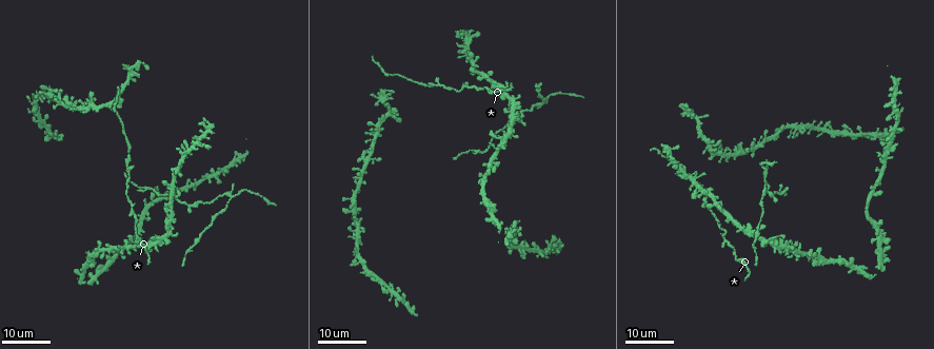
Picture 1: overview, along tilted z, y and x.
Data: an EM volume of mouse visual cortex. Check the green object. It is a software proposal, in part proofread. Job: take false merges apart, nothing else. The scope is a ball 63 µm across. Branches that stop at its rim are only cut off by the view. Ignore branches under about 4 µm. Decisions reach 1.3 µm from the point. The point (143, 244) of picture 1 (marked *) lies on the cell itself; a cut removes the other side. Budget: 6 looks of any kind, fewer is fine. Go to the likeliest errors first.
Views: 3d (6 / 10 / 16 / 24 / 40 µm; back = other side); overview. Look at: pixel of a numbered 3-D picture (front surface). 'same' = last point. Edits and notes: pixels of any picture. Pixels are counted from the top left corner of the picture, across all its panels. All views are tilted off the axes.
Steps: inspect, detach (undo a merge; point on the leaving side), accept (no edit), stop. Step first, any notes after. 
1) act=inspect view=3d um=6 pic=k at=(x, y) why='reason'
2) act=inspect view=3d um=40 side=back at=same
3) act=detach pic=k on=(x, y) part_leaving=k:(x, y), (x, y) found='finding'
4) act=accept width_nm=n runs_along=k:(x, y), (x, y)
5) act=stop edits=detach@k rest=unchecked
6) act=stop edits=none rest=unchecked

act=inspect view=3d um=24 pic=1 at=(768, 173) why='looks like a crossing'

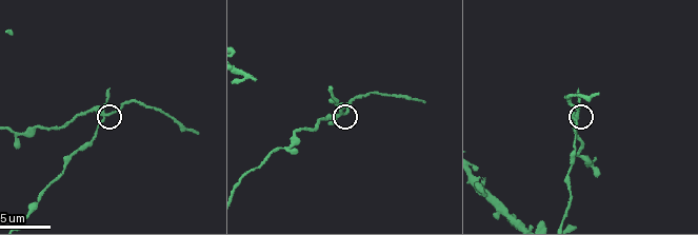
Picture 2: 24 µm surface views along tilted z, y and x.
act=inspect view=3d um=10 pic=2 at=(576, 117) why='closer look'

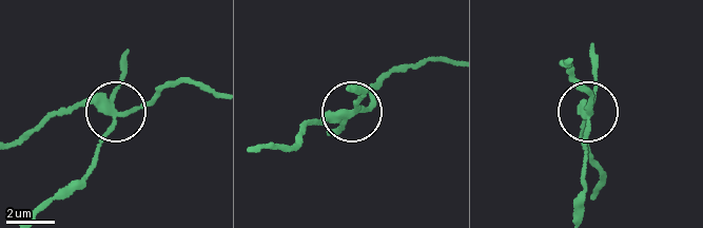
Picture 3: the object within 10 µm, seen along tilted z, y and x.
act=detach pic=3 on=(71, 108) width_nm=240 part_leaving=3:(108, 110), (91, 105), (63, 110), (19, 137) found='two cells meet here'

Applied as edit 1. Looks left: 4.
act=inspect view=3d um=24 pic=1 at=(513, 98)

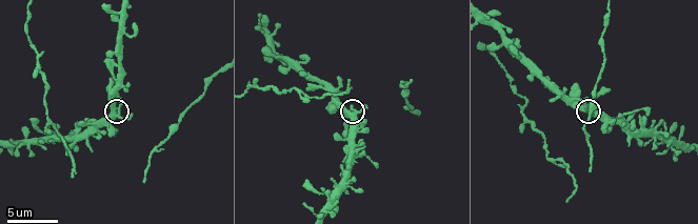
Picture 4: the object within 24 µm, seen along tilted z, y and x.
act=inspect view=3d um=10 pic=4 at=(119, 115) why='closer look'

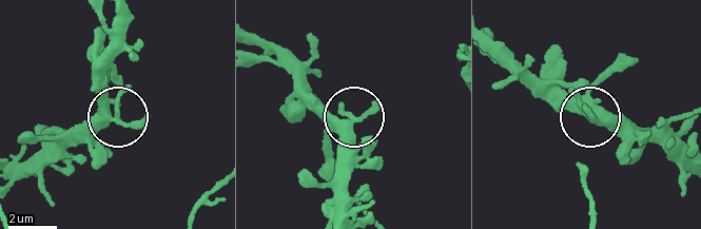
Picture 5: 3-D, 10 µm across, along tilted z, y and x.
act=accept width_nm=270 found='continuous, no second cell'

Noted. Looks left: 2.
act=inspect view=3d um=16 pic=1 at=(390, 113)

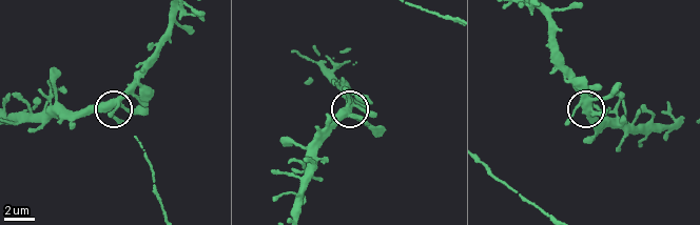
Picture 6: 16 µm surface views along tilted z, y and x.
act=inspect view=3d um=6 pic=6 at=(587, 100)

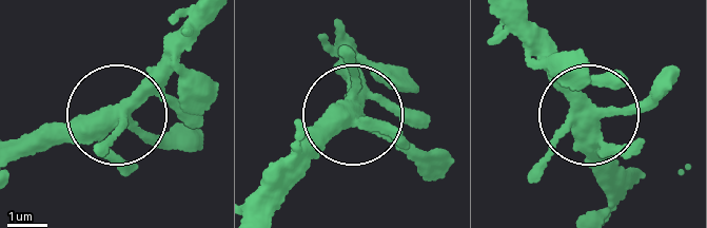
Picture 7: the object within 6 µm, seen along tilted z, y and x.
act=accept arms=5 found='continuous, no second cell'

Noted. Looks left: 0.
act=stop edits=detach@3 rest=unchecked

